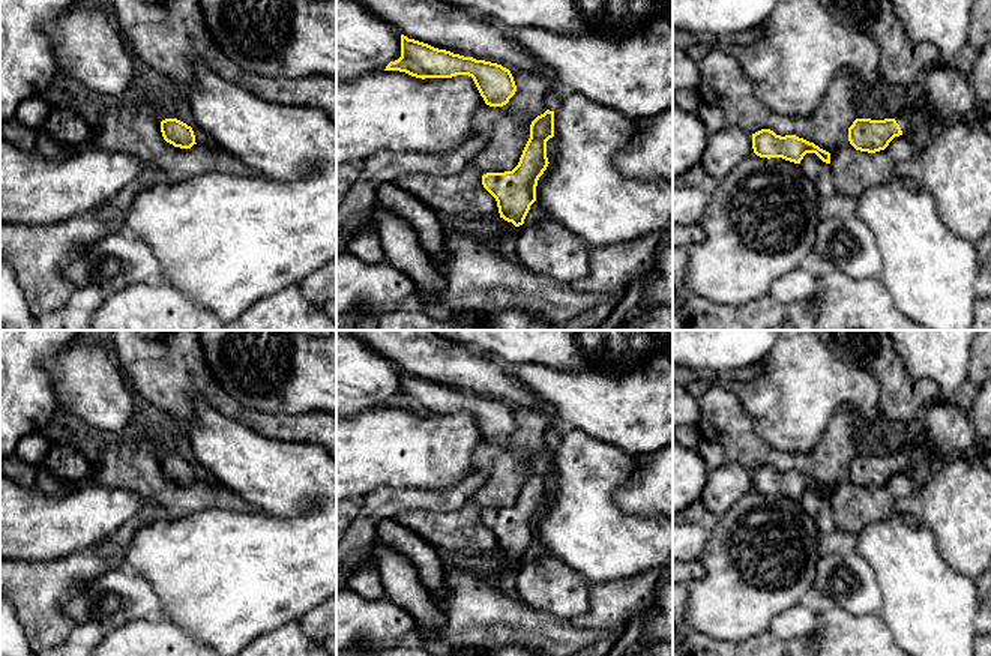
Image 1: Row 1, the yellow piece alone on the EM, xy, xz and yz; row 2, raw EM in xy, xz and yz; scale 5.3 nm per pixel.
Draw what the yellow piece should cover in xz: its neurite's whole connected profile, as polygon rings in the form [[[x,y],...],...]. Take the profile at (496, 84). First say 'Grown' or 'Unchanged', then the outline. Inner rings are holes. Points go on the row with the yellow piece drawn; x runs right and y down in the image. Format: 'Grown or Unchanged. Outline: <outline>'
Unchanged. Outline: [[[401,35],[401,57],[384,71],[399,71],[416,78],[452,78],[468,75],[489,107],[503,107],[515,95],[517,86],[509,69],[502,65],[464,57]]]

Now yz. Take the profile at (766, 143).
Unchanged. Outline: [[[770,129],[752,134],[752,149],[760,158],[782,158],[800,164],[806,153],[815,153],[823,162],[830,164],[830,153],[796,135],[776,135]]]

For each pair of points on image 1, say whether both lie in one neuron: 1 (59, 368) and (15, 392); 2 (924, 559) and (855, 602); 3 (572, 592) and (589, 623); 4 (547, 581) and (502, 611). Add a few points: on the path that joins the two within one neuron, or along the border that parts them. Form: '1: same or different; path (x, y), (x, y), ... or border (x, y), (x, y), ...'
1: different; border (66, 346), (47, 364), (57, 407)
2: different; border (862, 556), (873, 569), (880, 590), (880, 613)
3: different; border (590, 583), (589, 608), (571, 620)
4: different; border (514, 592), (527, 605), (551, 616)

